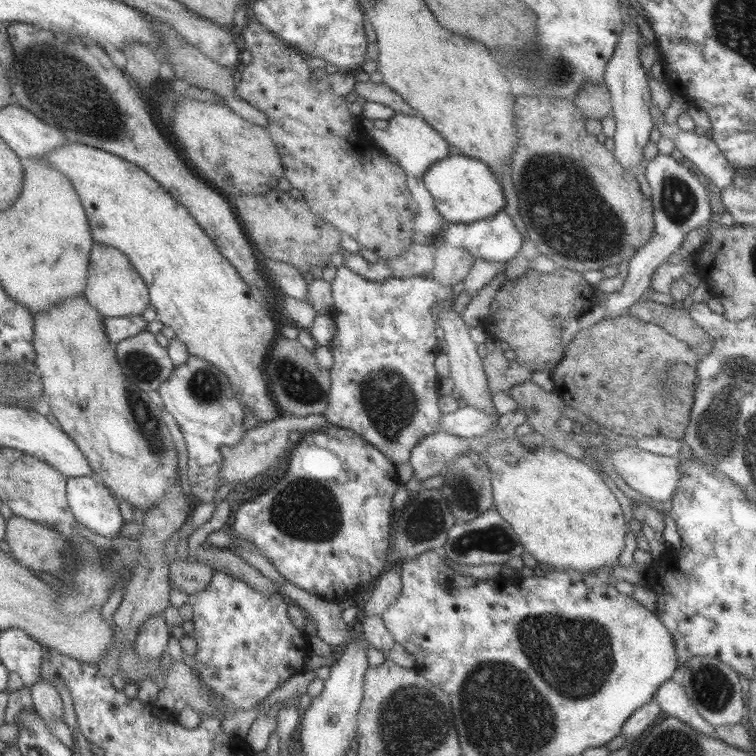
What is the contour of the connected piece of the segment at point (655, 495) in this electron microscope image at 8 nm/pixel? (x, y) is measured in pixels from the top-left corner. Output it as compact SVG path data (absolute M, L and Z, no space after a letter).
M622 446L621 449L610 451L607 460L611 462L615 472L626 481L630 488L639 492L644 496L644 499L649 499L657 506L671 500L672 495L676 494L676 490L678 490L680 472L682 472L679 470L678 456L660 456L635 446Z

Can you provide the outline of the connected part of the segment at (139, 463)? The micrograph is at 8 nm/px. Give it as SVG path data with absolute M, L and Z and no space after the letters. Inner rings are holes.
M83 296L67 298L48 312L34 315L35 364L43 383L43 396L60 428L86 456L96 478L117 498L127 500L133 509L148 512L176 483L179 476L178 448L162 418L162 408L152 402L146 391L126 379L118 362L116 347L103 325L104 317Z

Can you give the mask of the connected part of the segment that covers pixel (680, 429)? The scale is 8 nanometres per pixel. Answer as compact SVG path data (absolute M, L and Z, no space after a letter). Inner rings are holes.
M624 314L609 319L602 319L596 324L586 328L581 328L580 332L574 336L574 339L566 347L566 354L555 367L549 371L554 381L555 392L566 402L566 405L590 417L592 421L598 423L602 428L608 428L616 434L622 436L658 436L662 435L671 439L683 438L691 422L692 406L694 405L694 395L696 394L696 384L698 383L698 362L703 358L693 351L686 342L680 342L673 335L668 333L666 327L654 323L647 323L638 318Z

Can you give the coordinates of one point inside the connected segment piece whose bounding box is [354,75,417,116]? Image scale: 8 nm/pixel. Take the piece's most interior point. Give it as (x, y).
(371, 91)

